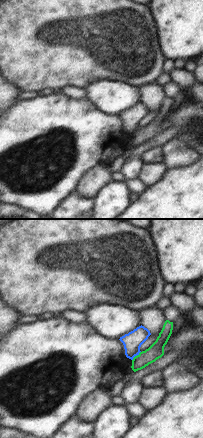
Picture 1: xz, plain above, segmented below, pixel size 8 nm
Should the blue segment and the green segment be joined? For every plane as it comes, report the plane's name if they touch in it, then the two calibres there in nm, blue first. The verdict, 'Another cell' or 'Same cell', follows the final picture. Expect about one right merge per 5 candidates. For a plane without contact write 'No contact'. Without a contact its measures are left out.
Touches blue in xz. Thickness 150 nm (blue) against 120 nm.

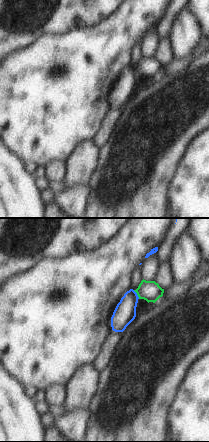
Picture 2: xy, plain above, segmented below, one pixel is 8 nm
Touches blue in xy. Thickness 180 nm (blue) against 160 nm.

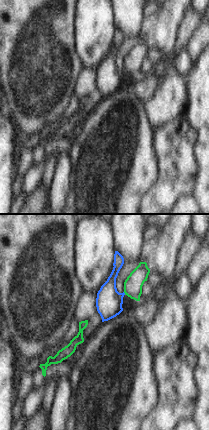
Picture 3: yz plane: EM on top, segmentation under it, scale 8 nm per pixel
Touches blue in yz. Thickness 220 nm (blue) against 150 nm.

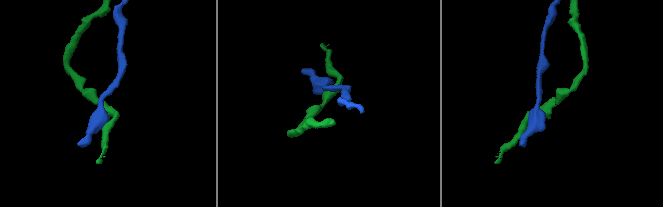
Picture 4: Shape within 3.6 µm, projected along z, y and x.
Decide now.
Another cell.

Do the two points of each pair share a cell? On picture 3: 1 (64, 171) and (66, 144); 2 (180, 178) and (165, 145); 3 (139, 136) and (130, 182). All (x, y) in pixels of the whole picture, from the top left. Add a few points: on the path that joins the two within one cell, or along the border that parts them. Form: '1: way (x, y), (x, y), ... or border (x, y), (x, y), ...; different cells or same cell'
1: border (69, 150), (58, 152); different cells
2: way (177, 170), (176, 157), (173, 153); same cell
3: way (133, 147), (133, 160), (130, 171); same cell

